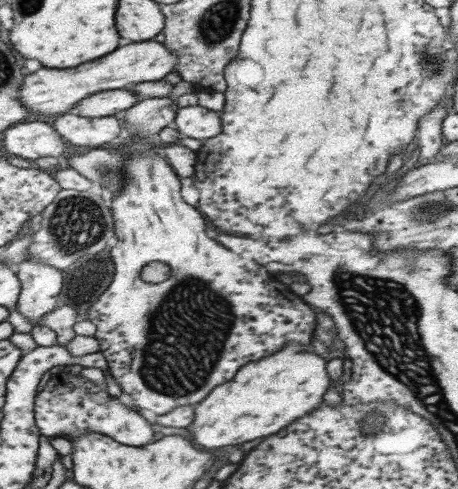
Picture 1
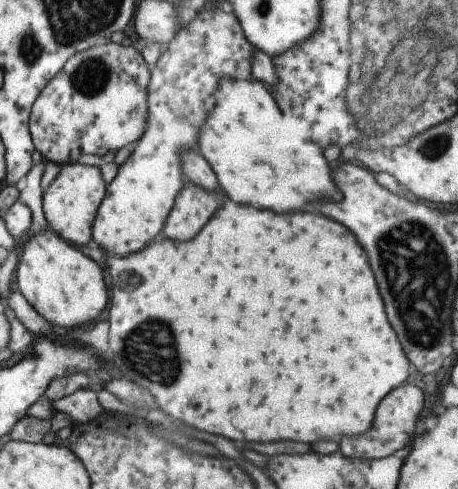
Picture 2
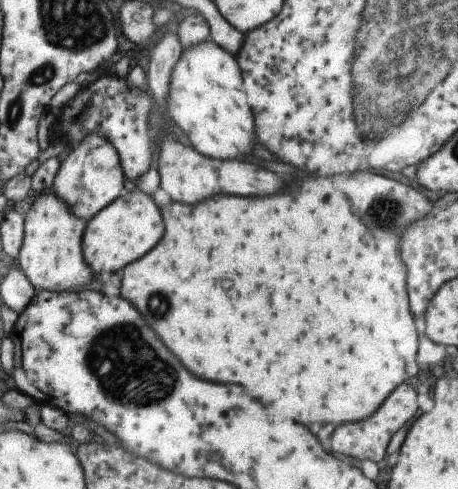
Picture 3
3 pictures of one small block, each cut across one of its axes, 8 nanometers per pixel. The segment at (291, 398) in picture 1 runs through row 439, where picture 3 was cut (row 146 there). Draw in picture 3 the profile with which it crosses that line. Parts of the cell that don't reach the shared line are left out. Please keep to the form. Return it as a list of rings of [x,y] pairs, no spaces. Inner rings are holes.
[[[211,40],[197,48],[183,50],[179,62],[171,72],[171,84],[167,94],[169,118],[175,122],[191,148],[213,160],[243,160],[255,148],[253,116],[243,90],[243,72],[229,52]]]

